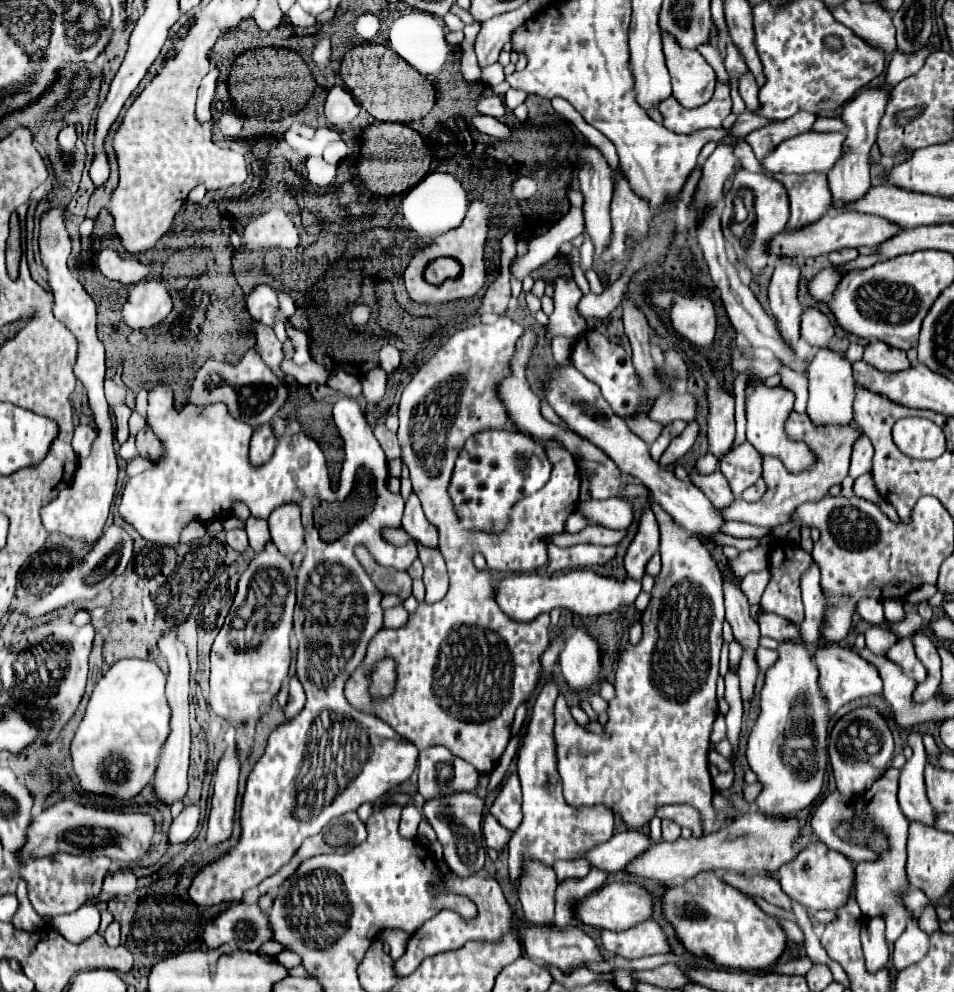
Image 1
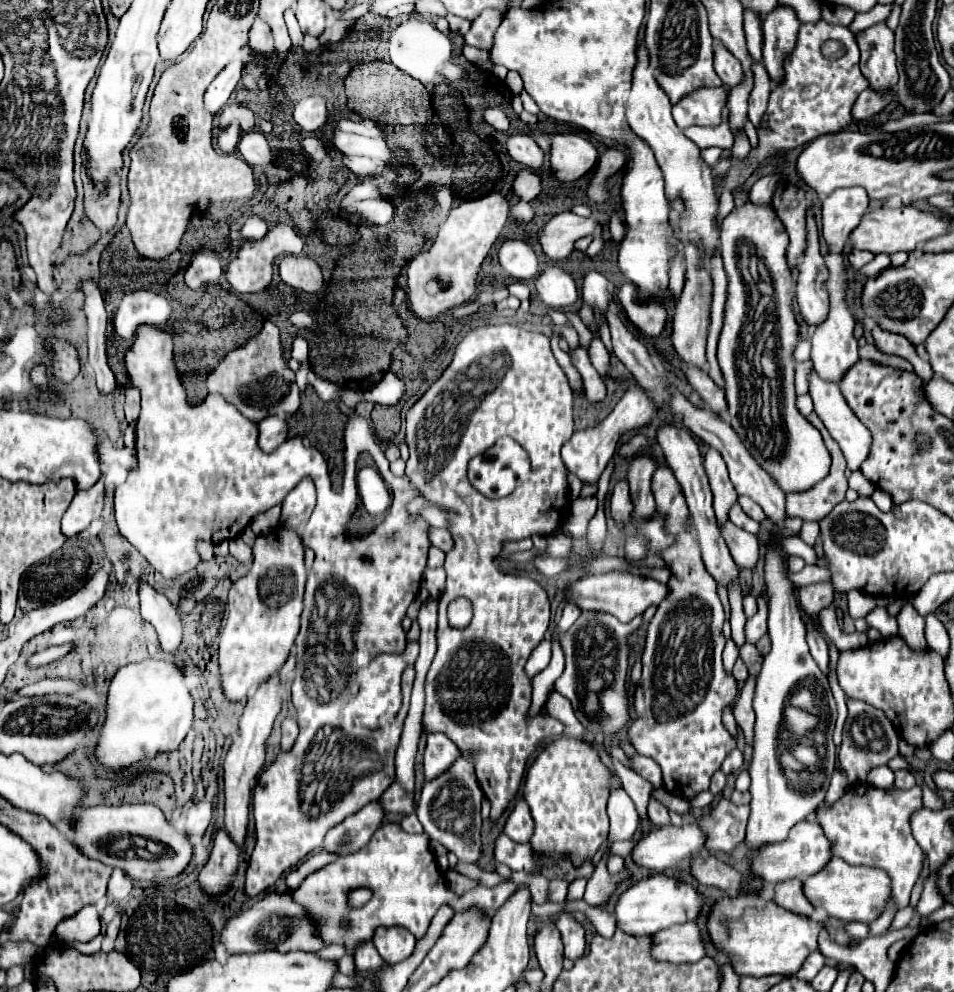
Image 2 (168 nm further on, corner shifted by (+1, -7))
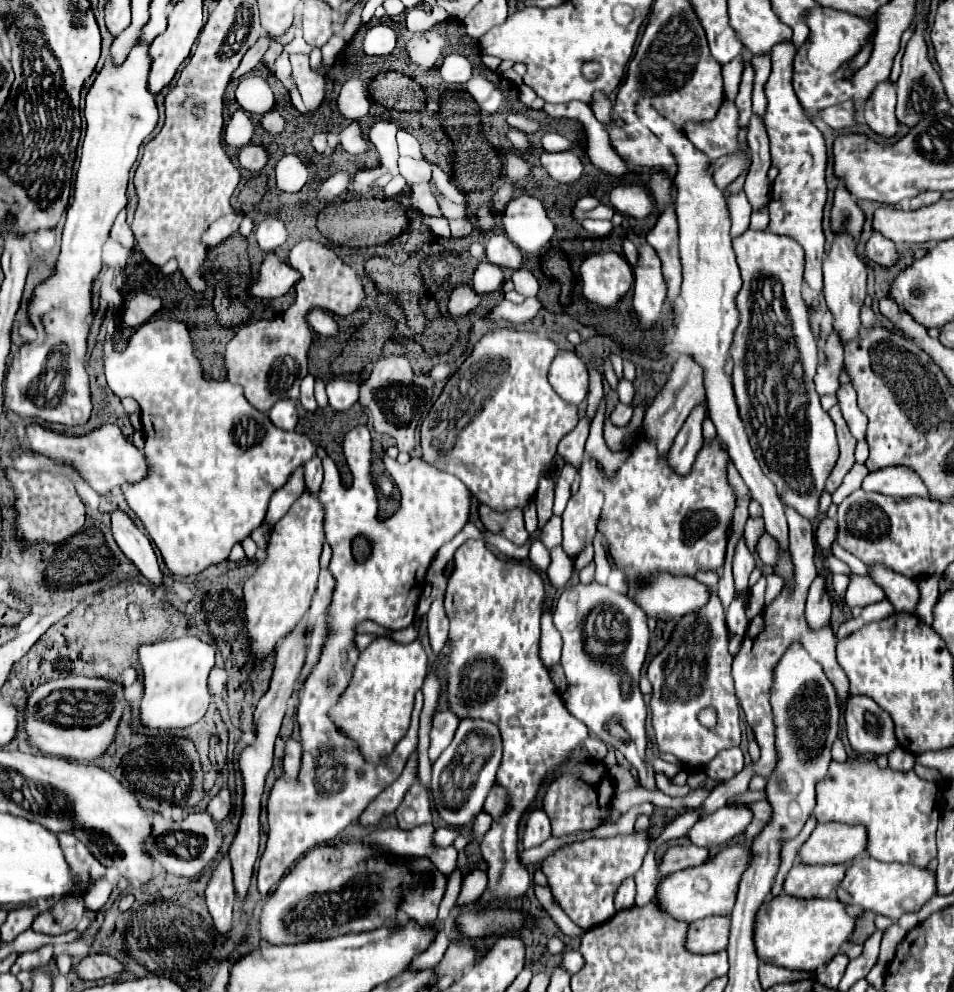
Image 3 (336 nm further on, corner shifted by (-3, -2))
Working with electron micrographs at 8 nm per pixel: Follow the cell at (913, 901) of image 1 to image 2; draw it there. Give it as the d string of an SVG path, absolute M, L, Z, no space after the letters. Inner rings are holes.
M870 784L850 786L834 804L822 802L816 808L818 822L826 830L828 838L834 838L834 854L850 864L878 866L886 870L894 882L894 904L870 922L870 934L884 934L898 912L898 908L908 906L910 892L924 868L924 850L912 836L910 818L922 808L922 786L916 784L910 790L880 790Z

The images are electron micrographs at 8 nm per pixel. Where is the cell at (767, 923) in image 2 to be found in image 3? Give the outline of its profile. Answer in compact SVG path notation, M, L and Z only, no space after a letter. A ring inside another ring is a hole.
M776 895L762 903L754 921L754 947L760 961L772 961L772 965L814 971L828 963L844 941L854 931L854 917L846 915L846 909L836 899L796 899L788 895Z

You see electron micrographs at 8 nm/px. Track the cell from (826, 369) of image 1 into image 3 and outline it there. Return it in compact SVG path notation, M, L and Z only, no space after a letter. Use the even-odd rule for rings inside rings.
M834 233L834 243L824 257L824 297L826 305L834 317L834 331L840 343L846 345L860 333L860 309L866 299L866 265L856 255L856 243L848 233Z

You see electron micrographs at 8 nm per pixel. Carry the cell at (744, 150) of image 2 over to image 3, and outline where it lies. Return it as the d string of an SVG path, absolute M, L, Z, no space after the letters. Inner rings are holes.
M736 193L734 197L730 197L730 217L732 217L732 237L738 237L744 233L744 229L748 229L750 223L750 201L746 201L746 193Z

